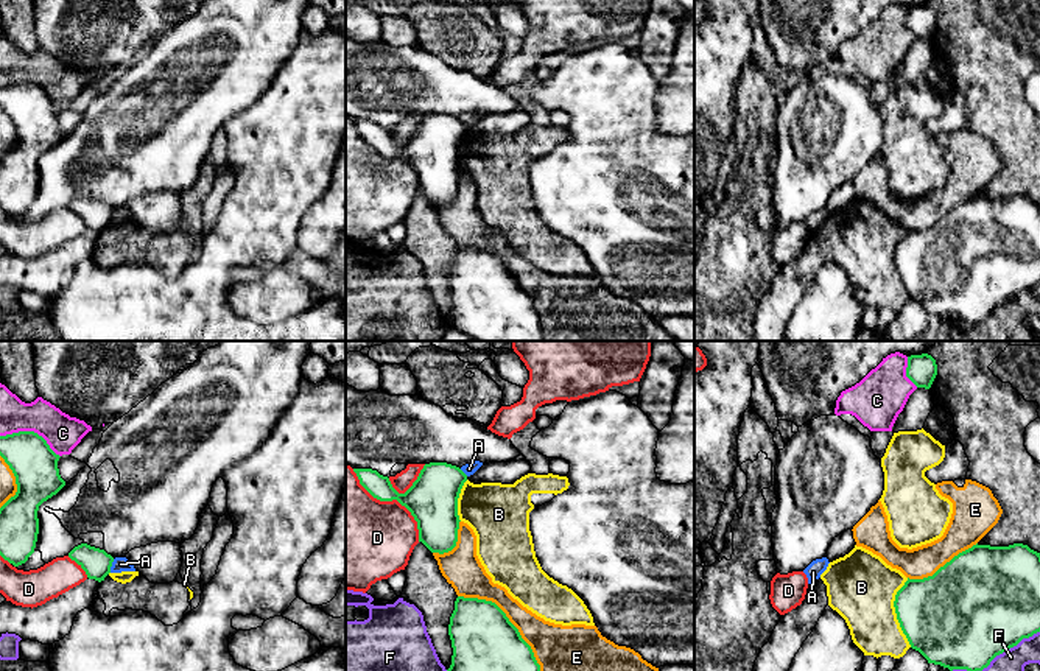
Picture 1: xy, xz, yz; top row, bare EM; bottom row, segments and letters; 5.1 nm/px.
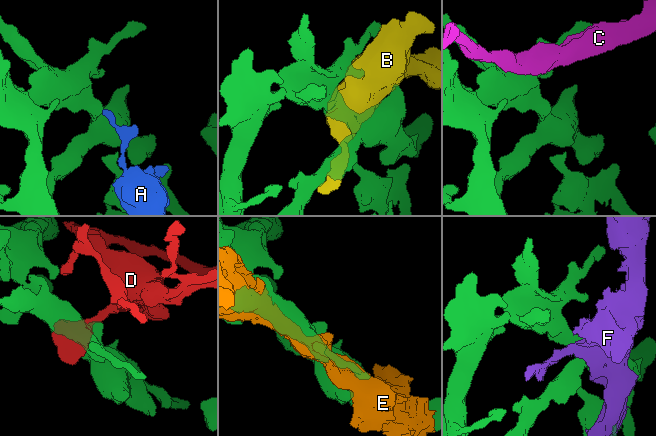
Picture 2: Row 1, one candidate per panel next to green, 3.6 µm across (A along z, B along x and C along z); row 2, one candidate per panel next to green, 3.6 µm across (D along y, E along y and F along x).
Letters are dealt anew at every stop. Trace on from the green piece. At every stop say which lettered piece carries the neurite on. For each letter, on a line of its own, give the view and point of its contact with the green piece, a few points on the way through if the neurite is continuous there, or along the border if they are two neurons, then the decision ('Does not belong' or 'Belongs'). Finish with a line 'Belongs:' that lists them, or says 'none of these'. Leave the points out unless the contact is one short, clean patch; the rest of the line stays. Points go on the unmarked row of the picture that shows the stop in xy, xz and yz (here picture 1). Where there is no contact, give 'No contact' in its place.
A: Touches green at xy (111, 217). Boundary: xy (114, 210), (109, 223). Does not belong
B: Touches green at yz (895, 263). Does not belong
C: Touches green at xy (31, 83). Does not belong
D: Touches green at xz (393, 150). Does not belong
E: Touches green at xz (516, 279). Does not belong
F: Touches green at yz (995, 307). Does not belong
Belongs: none of these

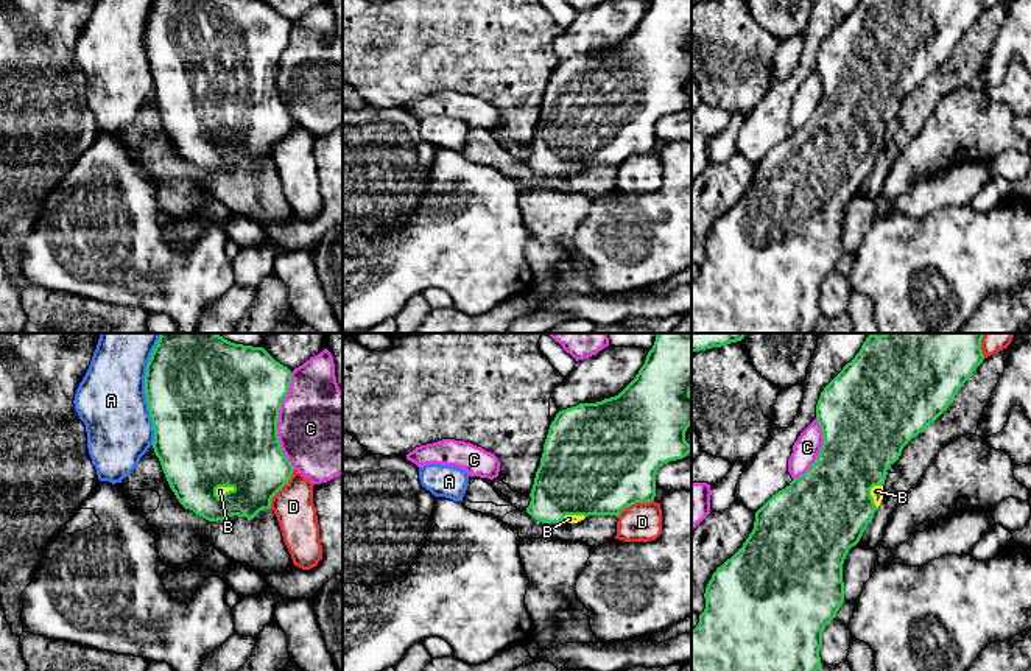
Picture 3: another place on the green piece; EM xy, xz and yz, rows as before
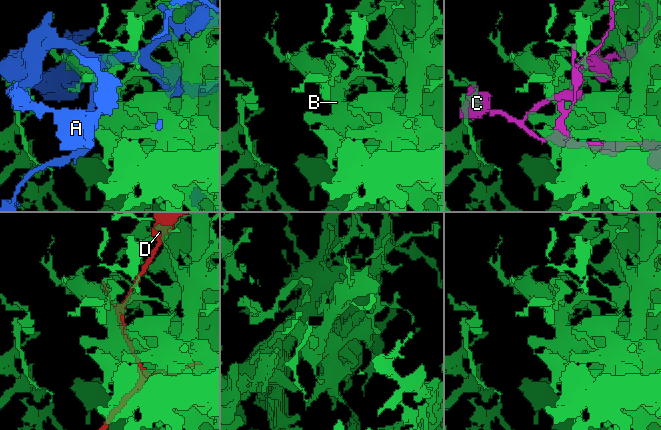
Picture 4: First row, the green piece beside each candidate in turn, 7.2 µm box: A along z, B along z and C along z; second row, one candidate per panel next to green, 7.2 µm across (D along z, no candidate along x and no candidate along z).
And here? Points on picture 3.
A: Touches green at xy (147, 49). Does not belong
B: Touches green at yz (869, 144). Path across: yz (826, 162), (844, 144), (869, 144), (877, 142). Belongs
C: Touches green at xy (277, 72). Does not belong
D: Touches green at xy (281, 140). Does not belong
Belongs: B

